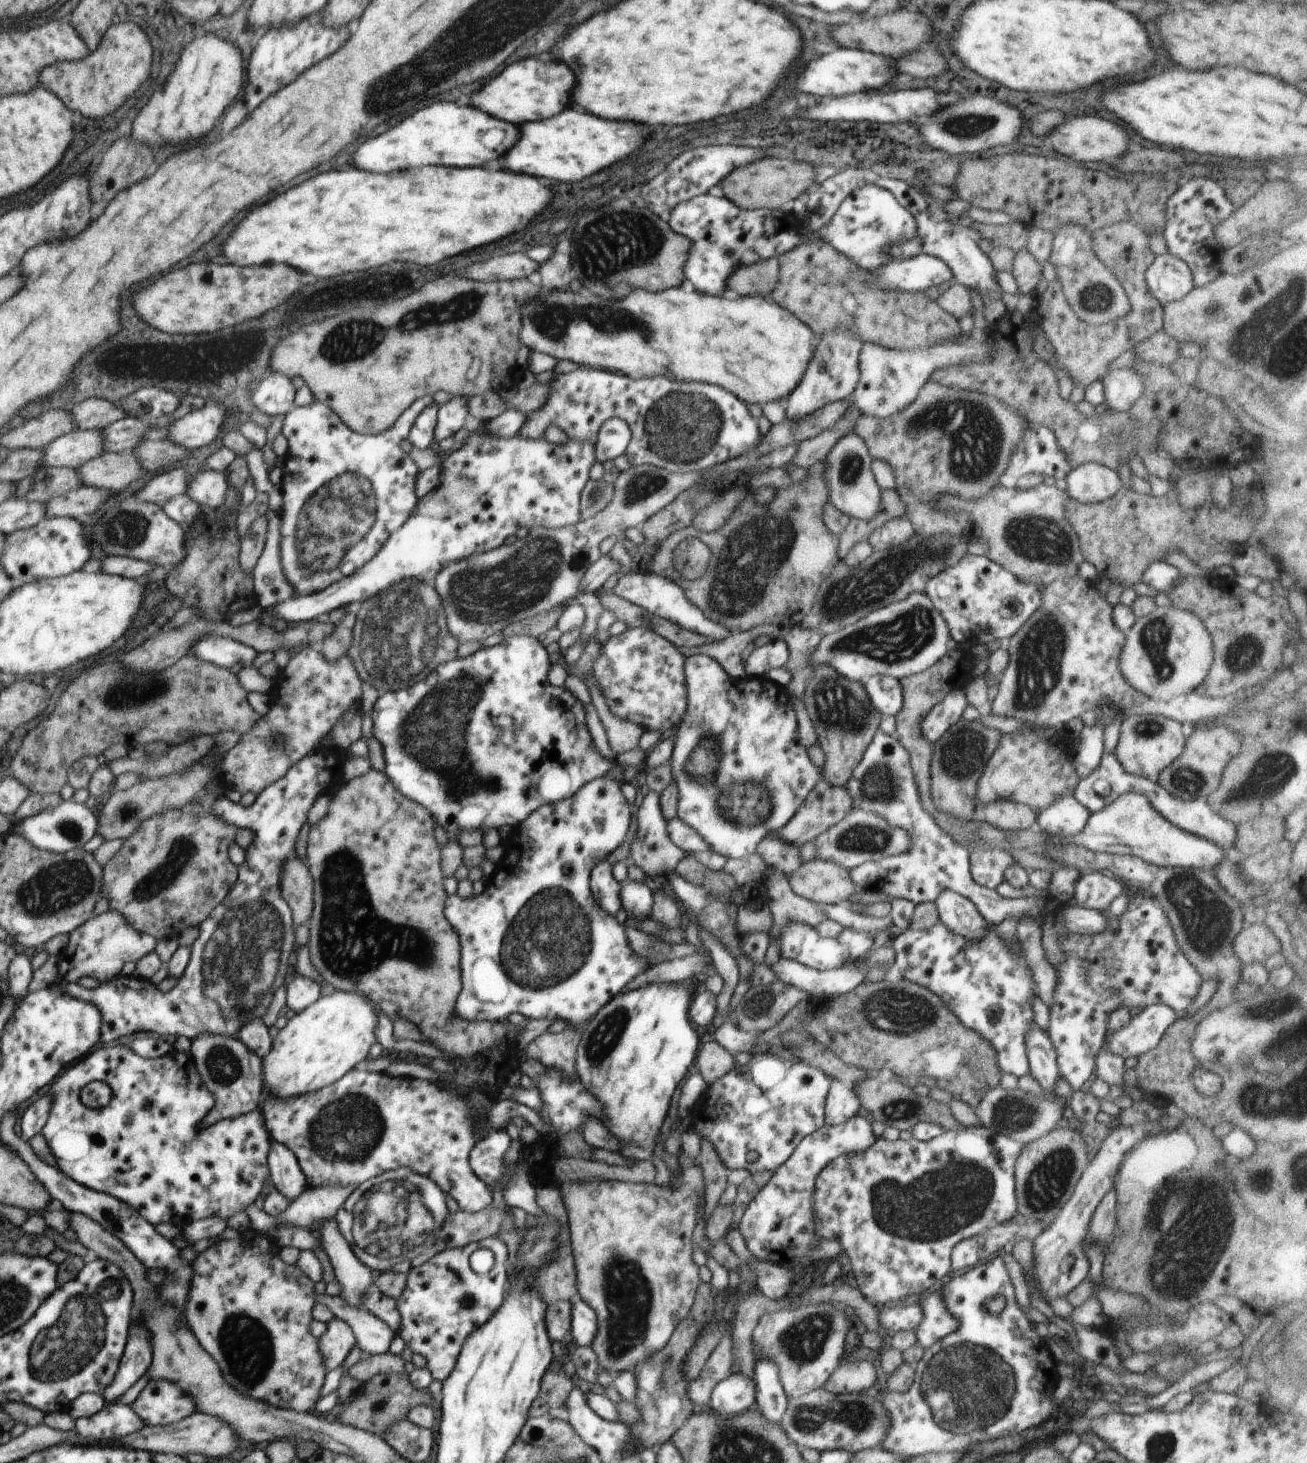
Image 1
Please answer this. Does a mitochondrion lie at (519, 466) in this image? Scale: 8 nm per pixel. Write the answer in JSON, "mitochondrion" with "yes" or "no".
{"mitochondrion":"no"}

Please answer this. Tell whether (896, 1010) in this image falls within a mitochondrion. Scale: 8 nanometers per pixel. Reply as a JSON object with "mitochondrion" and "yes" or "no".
{"mitochondrion":"yes"}

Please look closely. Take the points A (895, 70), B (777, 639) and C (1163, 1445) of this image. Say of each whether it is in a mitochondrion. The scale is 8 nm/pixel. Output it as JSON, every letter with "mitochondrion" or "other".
{"A":"other","B":"other","C":"mitochondrion"}

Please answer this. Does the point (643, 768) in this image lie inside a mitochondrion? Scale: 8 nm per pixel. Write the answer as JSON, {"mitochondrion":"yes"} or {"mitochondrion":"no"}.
{"mitochondrion":"no"}

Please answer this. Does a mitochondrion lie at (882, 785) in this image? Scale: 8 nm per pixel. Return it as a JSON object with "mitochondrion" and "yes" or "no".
{"mitochondrion":"yes"}

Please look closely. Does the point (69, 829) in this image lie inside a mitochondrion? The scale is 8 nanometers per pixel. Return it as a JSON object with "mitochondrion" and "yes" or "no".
{"mitochondrion":"yes"}

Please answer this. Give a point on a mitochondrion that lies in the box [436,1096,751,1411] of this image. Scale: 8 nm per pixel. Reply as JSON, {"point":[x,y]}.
{"point":[625,1290]}

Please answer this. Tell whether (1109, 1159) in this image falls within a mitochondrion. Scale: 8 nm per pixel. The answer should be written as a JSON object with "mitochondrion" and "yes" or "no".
{"mitochondrion":"no"}

